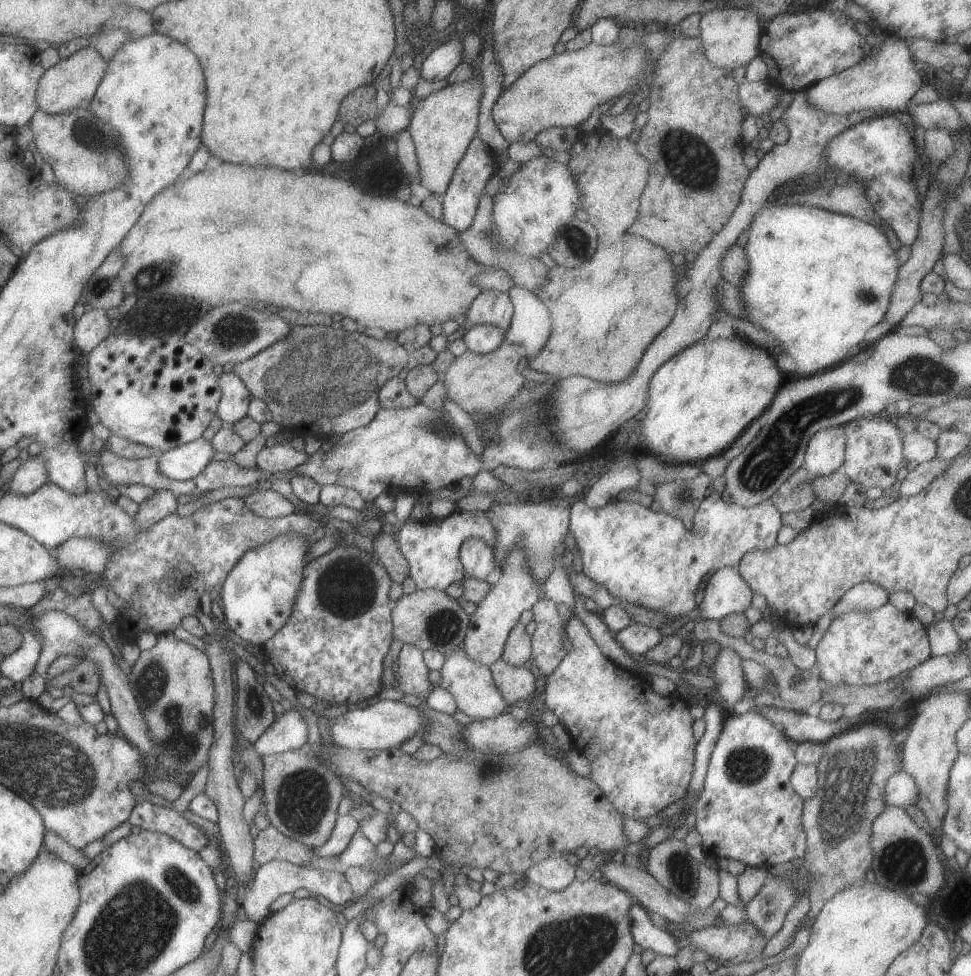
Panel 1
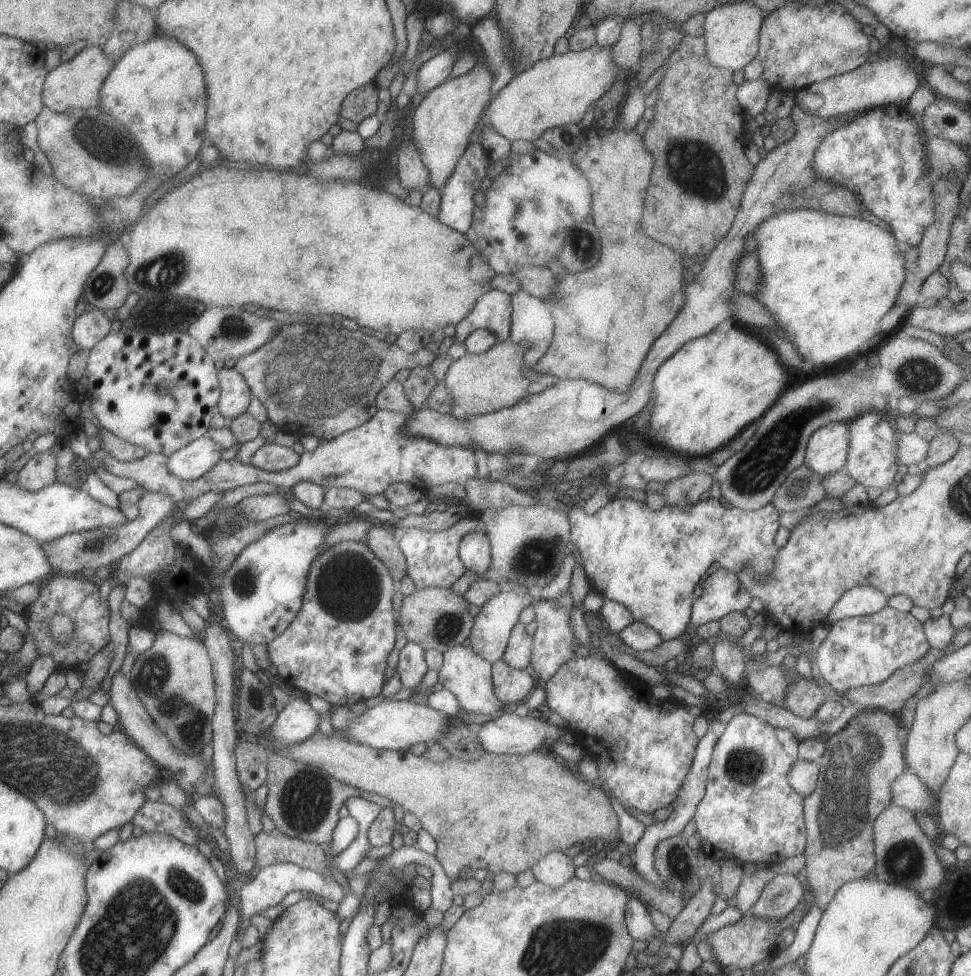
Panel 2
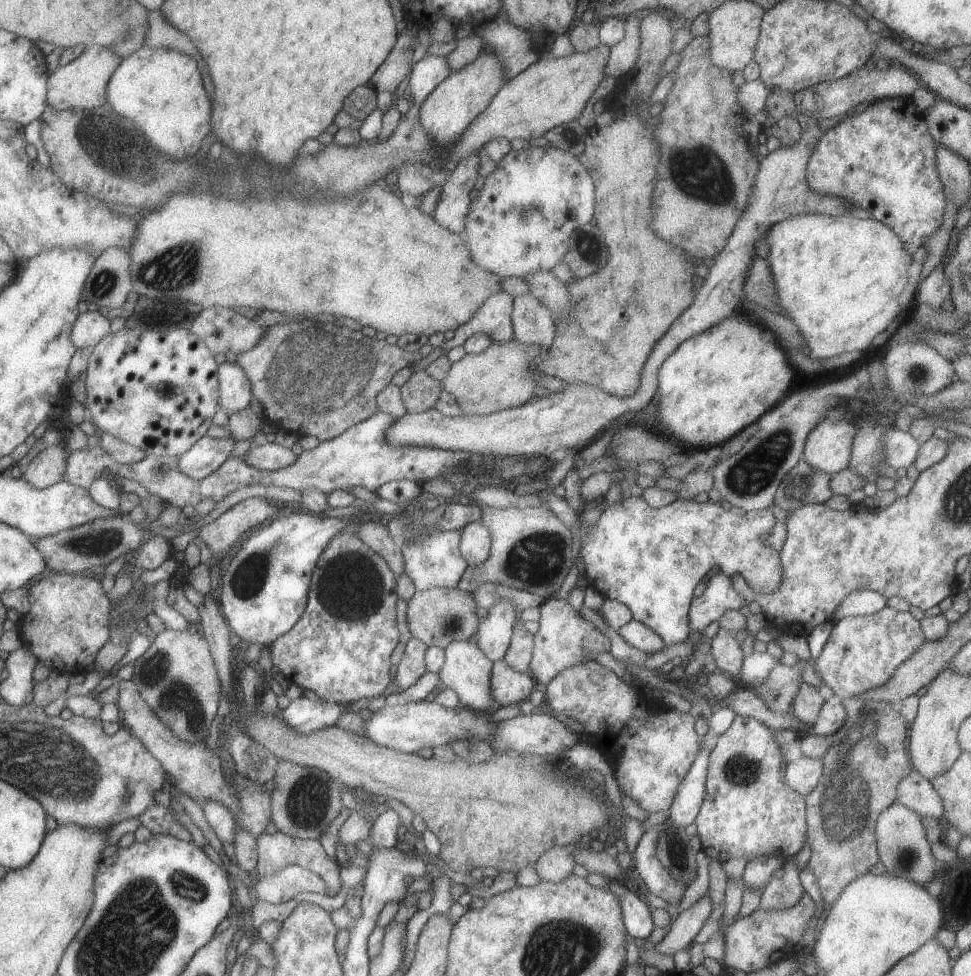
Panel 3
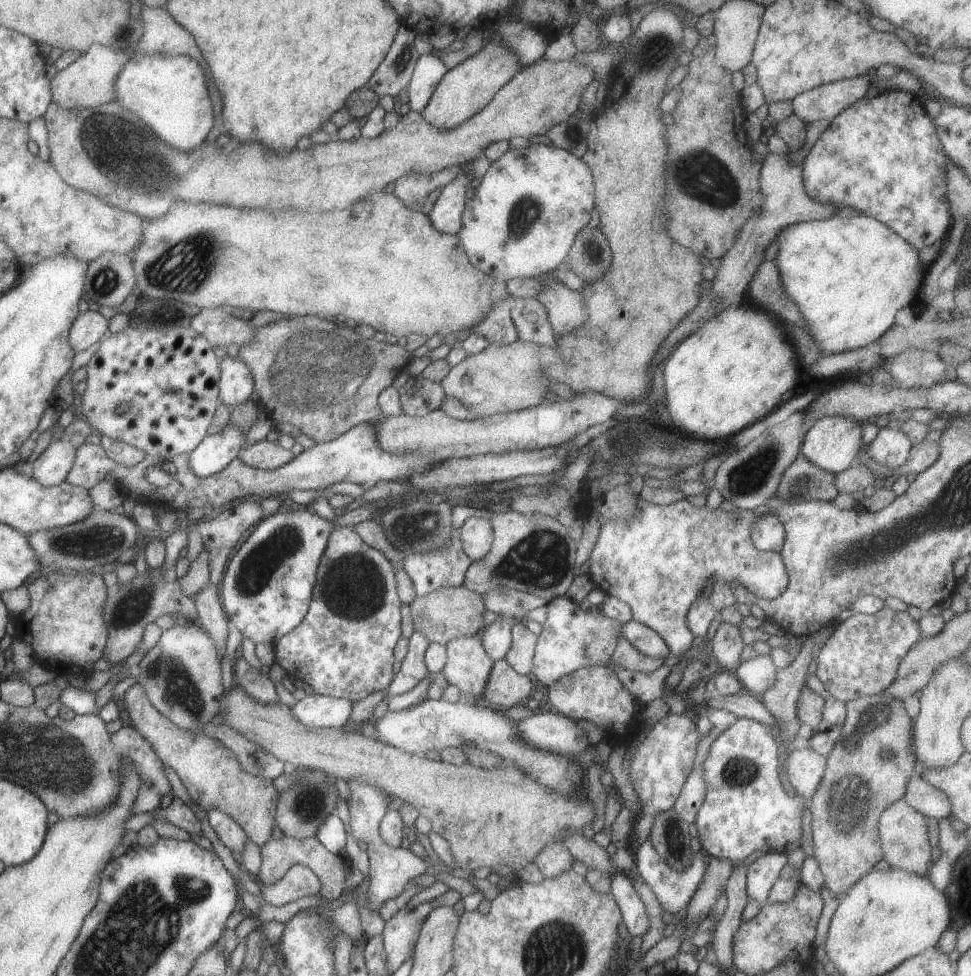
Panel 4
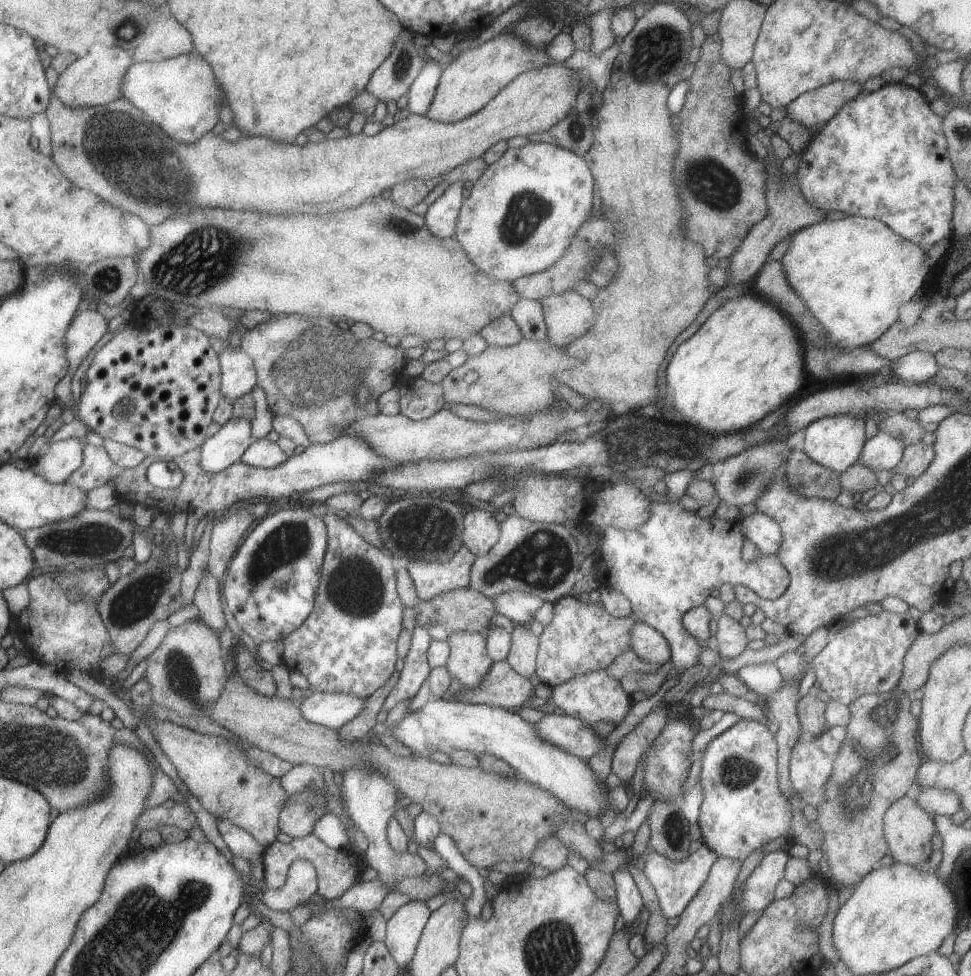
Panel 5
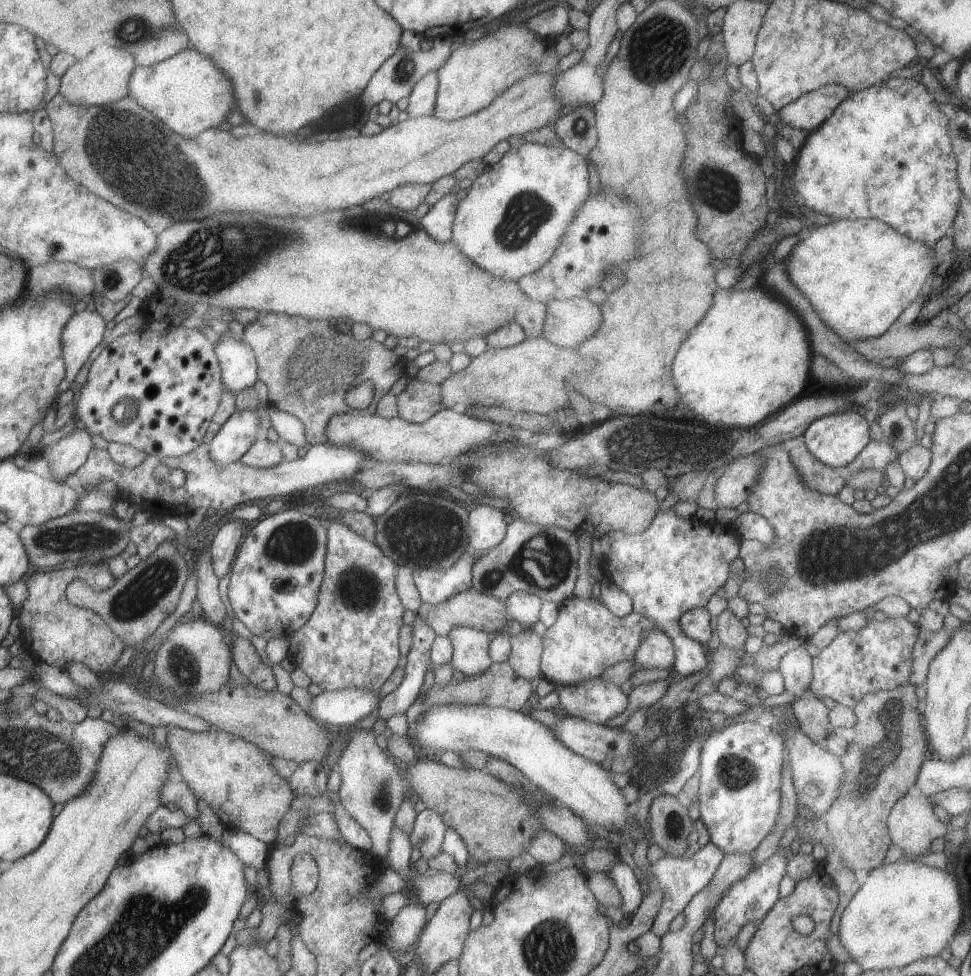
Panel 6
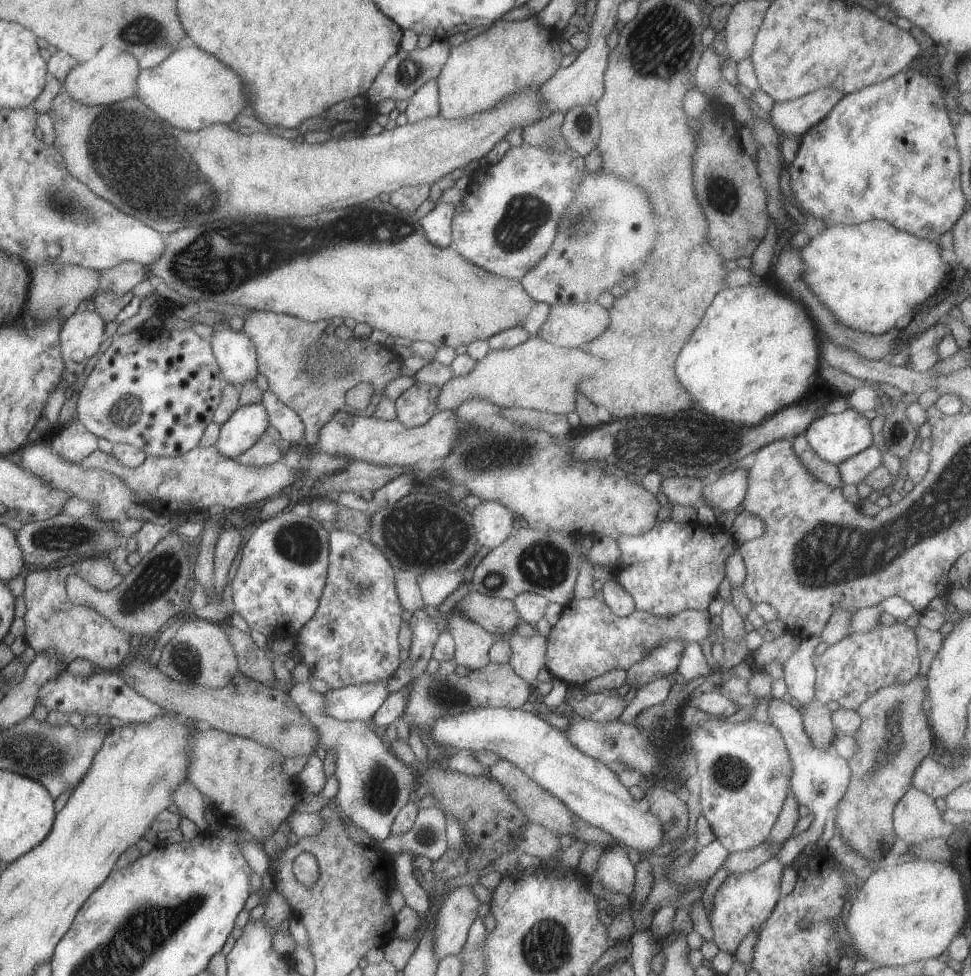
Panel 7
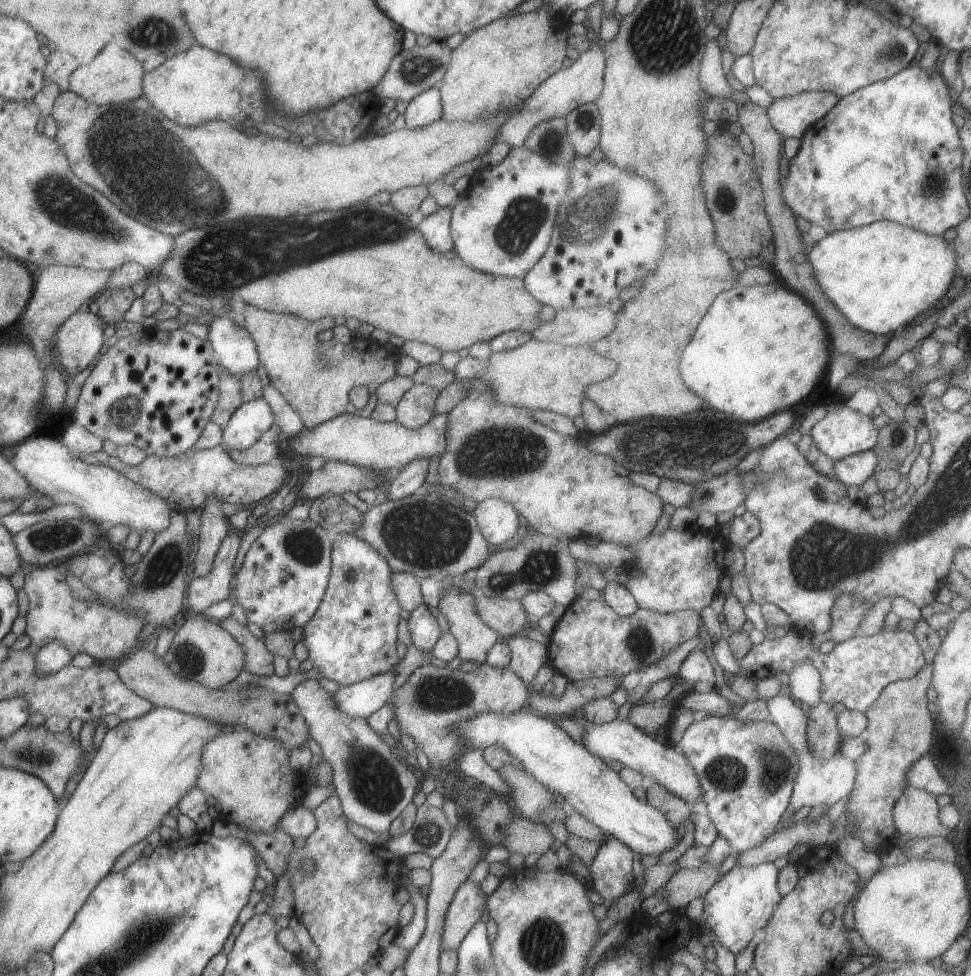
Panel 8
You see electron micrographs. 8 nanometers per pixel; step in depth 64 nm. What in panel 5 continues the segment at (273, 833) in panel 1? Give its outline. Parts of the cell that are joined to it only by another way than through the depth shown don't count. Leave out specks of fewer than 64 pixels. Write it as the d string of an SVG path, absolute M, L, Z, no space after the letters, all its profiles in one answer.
M310 834L293 839L289 844L274 841L263 852L263 865L265 870L265 882L263 888L279 889L287 881L287 874L292 862L296 859L309 860L317 870L319 878L318 896L324 901L340 898L348 889L351 889L360 881L360 872L365 869L363 858L350 848L333 849L322 842L316 835Z

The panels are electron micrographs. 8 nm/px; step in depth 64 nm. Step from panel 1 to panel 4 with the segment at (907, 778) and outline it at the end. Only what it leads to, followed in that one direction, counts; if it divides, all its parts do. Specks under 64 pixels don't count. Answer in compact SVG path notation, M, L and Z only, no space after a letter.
M919 770L908 781L904 800L917 811L928 818L941 819L951 817L951 802L949 796L938 790L931 783L927 783L919 773Z

